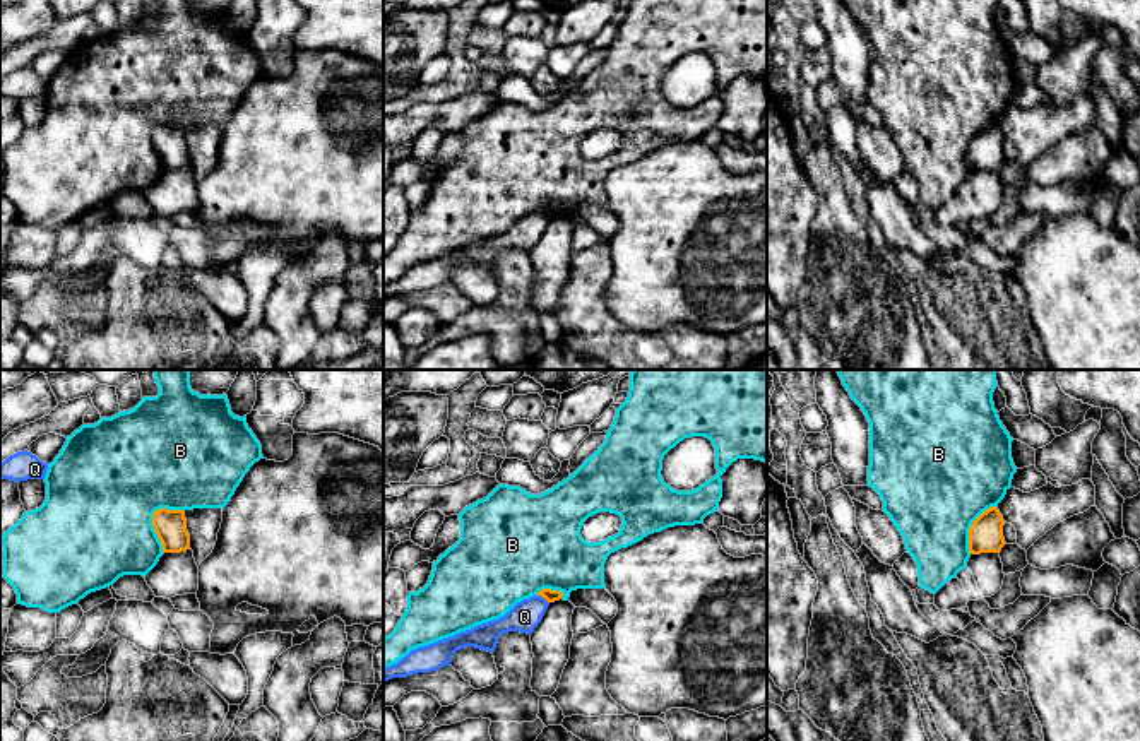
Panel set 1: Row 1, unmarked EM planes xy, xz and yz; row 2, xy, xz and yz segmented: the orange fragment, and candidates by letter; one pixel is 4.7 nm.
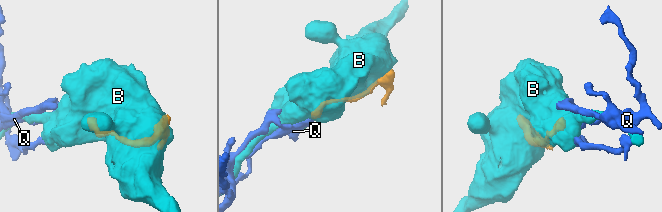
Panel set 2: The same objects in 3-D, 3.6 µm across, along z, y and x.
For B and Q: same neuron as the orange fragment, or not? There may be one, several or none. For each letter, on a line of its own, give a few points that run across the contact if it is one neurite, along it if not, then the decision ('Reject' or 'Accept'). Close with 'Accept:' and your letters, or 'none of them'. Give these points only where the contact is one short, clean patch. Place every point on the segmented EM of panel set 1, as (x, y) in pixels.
B: Reject
Q: Line: xz (538, 594), (548, 603). Reject
Accept: none of them

